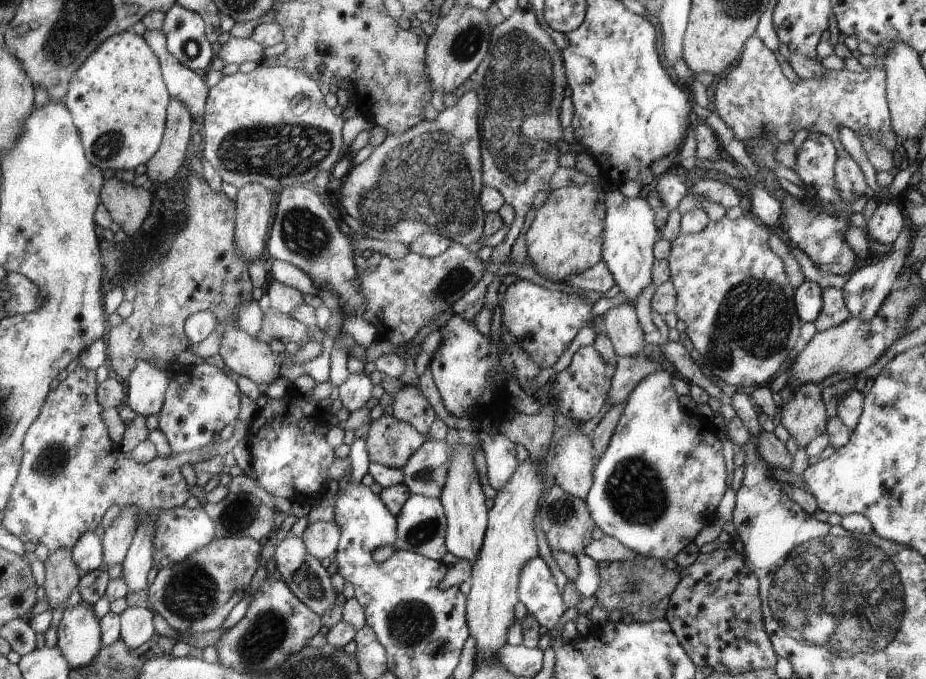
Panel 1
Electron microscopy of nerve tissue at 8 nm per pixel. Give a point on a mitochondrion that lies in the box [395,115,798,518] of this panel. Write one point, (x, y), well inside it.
(755, 318)

